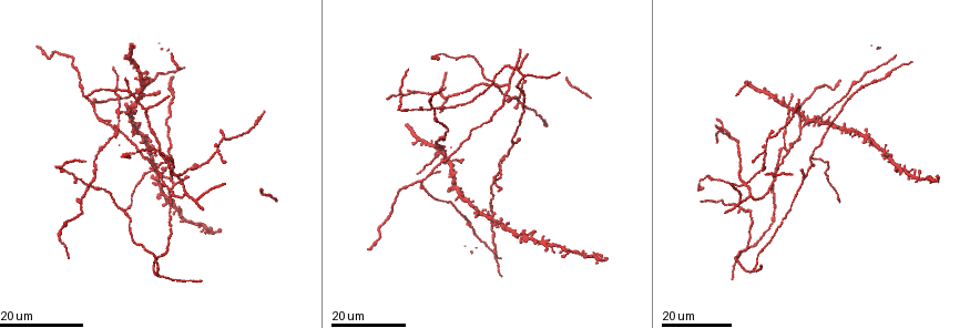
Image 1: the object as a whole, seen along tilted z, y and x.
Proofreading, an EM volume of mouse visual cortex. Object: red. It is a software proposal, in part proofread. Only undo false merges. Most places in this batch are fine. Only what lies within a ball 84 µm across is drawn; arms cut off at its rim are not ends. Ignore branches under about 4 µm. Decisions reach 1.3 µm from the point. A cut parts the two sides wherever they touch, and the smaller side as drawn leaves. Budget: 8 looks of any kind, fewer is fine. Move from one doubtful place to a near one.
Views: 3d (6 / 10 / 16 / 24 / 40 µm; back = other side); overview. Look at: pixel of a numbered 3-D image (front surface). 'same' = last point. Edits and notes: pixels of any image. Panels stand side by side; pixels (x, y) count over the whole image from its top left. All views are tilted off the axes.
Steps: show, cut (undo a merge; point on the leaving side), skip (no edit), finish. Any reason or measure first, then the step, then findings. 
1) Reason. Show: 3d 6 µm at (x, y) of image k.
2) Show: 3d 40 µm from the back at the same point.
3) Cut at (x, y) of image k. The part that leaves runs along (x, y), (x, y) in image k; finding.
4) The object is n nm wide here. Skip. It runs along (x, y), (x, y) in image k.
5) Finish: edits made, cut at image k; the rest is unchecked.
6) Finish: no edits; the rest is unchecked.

Show: 3d 16 µm at (496, 83) of image 1.

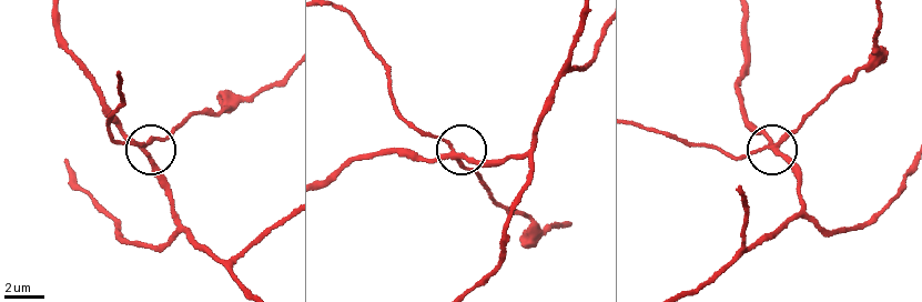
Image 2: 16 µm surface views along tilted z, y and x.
Show: 3d 10 µm at (452, 153) of image 2.

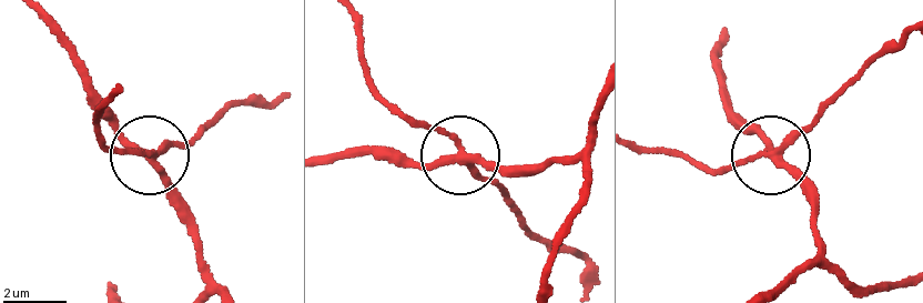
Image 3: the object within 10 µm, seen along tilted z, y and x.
From behind. Show: 3d 10 µm from the back at (154, 154) of image 3.

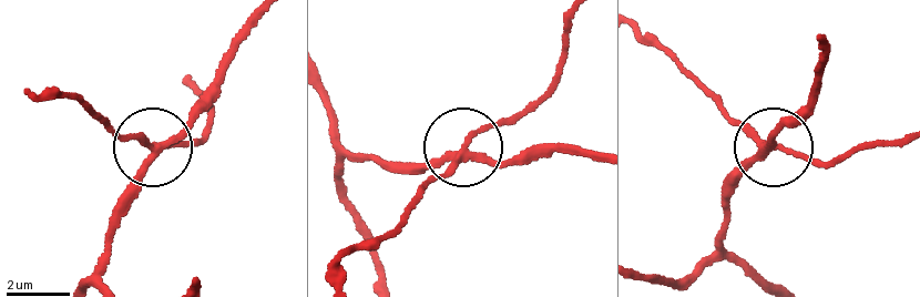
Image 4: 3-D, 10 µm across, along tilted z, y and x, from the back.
The object is 220 nm wide here. Cut at (123, 140) of image 4. Two cells meet here.

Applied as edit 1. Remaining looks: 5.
Three arms meet. Show: 3d 16 µm at (809, 158) of image 1.

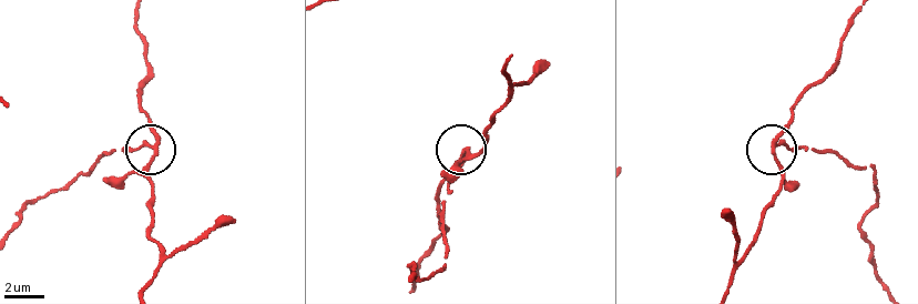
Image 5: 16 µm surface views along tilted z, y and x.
Closer look. Show: 3d 10 µm at (777, 144) of image 5.

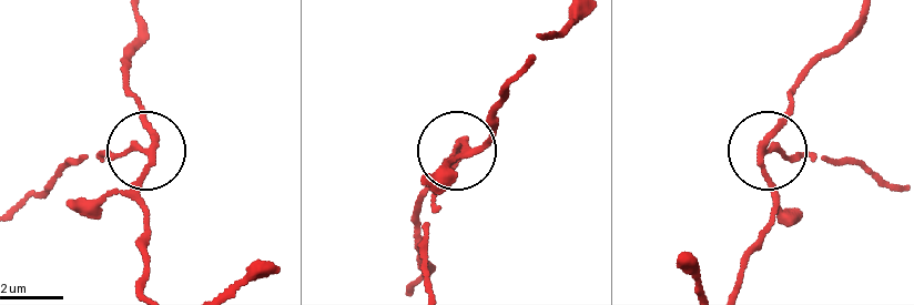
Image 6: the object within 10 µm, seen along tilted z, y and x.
Skip. It runs along (866, 17), (796, 88), (768, 148), (833, 162) in image 6; one cell here.

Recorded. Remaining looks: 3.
Three-way junction. Show: 3d 24 µm at (421, 181) of image 1.

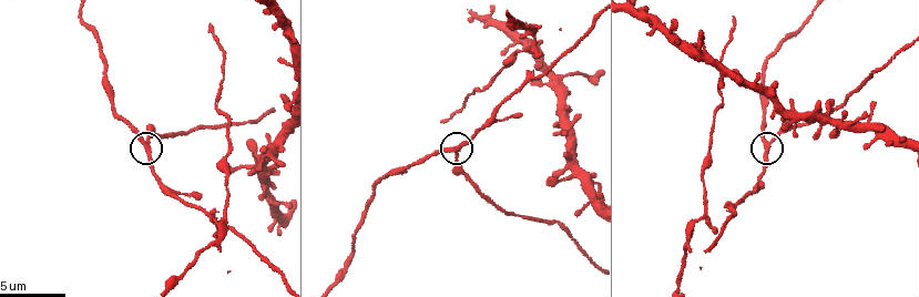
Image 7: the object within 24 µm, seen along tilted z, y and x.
Show: 3d 6 µm at (764, 145) of image 7.

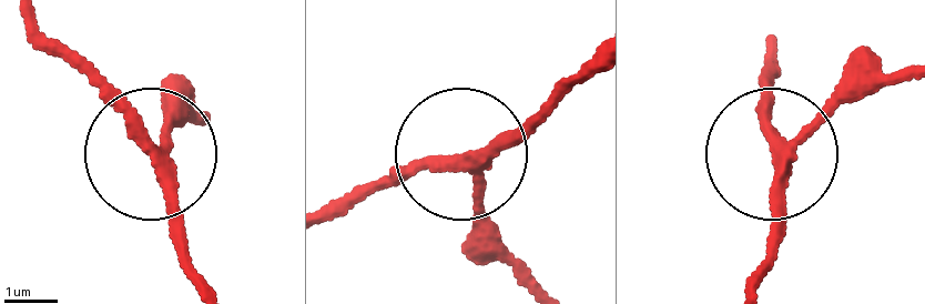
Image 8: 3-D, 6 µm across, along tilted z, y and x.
Skip. It runs along (528, 282), (468, 158), (427, 156), (338, 198) in image 8; continuous, no second cell.

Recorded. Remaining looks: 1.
Finish: edits made, cut at image 4; the rest is unchecked.

